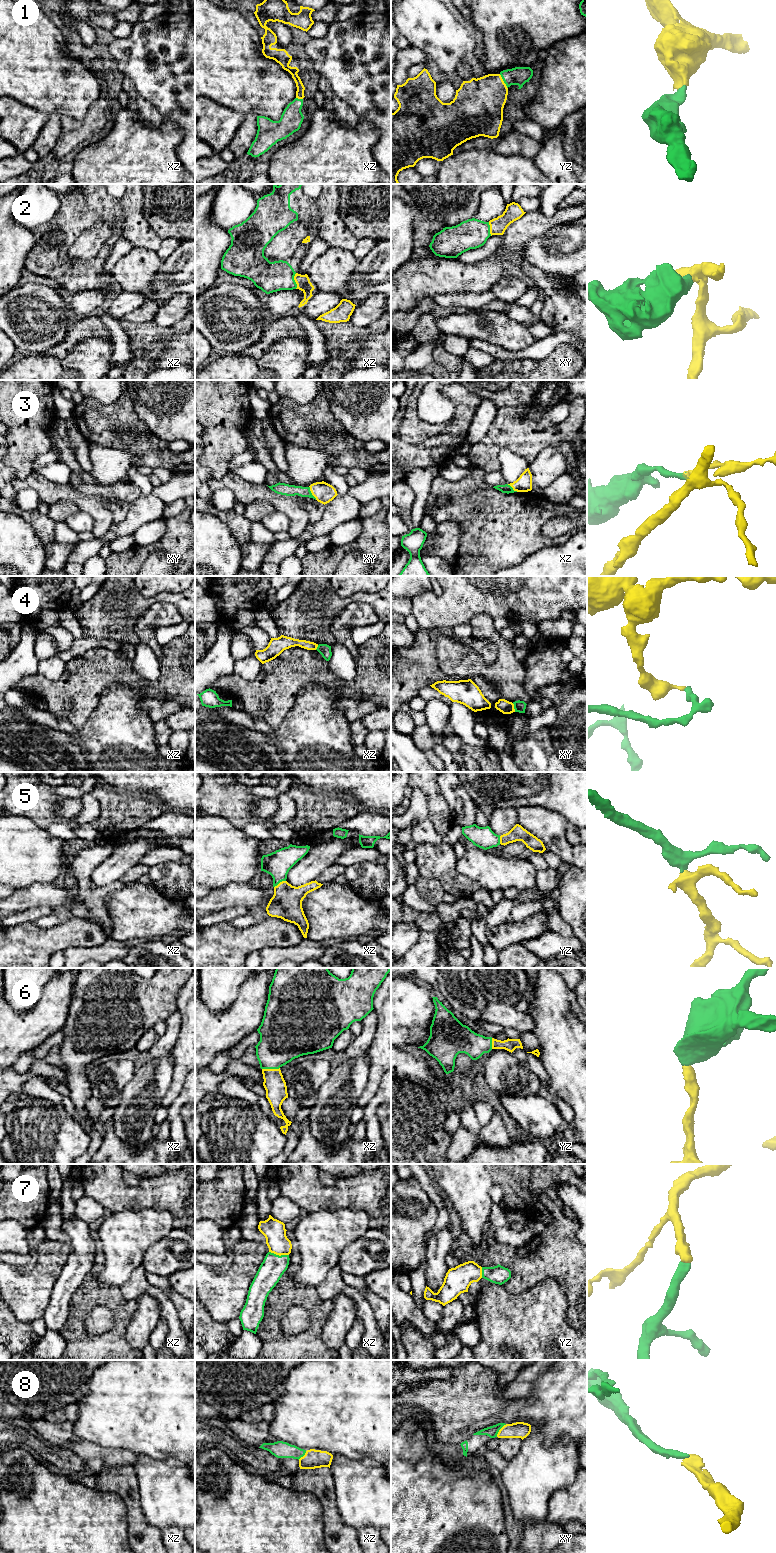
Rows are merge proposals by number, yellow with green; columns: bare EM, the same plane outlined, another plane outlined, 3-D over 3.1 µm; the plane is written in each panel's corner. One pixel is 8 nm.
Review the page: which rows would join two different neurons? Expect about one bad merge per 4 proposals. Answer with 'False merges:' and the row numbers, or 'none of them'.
False merges: 4

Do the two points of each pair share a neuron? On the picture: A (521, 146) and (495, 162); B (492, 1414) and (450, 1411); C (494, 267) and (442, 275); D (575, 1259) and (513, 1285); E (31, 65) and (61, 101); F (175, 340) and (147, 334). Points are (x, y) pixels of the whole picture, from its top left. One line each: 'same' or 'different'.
A: different
B: same
C: same
D: same
E: same
F: same

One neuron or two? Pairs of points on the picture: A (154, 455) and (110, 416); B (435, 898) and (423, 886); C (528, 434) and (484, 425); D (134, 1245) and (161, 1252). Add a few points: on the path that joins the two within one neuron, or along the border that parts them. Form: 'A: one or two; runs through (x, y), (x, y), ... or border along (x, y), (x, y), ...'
A: one; runs through (143, 444), (121, 427)
B: one; runs through (432, 895), (426, 889)
C: two; border along (495, 403), (496, 416), (489, 430), (474, 444)
D: two; border along (167, 1235), (155, 1242), (147, 1250), (141, 1265)

